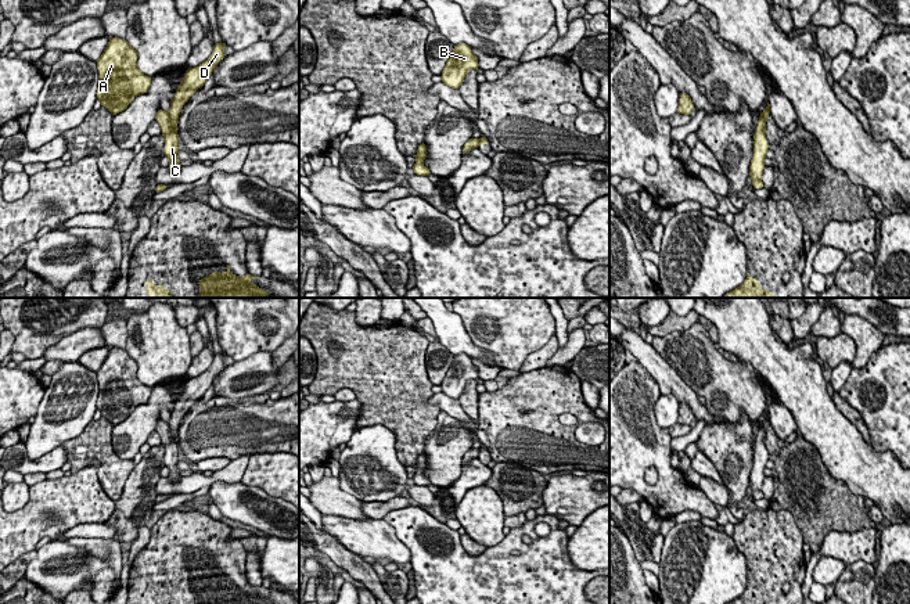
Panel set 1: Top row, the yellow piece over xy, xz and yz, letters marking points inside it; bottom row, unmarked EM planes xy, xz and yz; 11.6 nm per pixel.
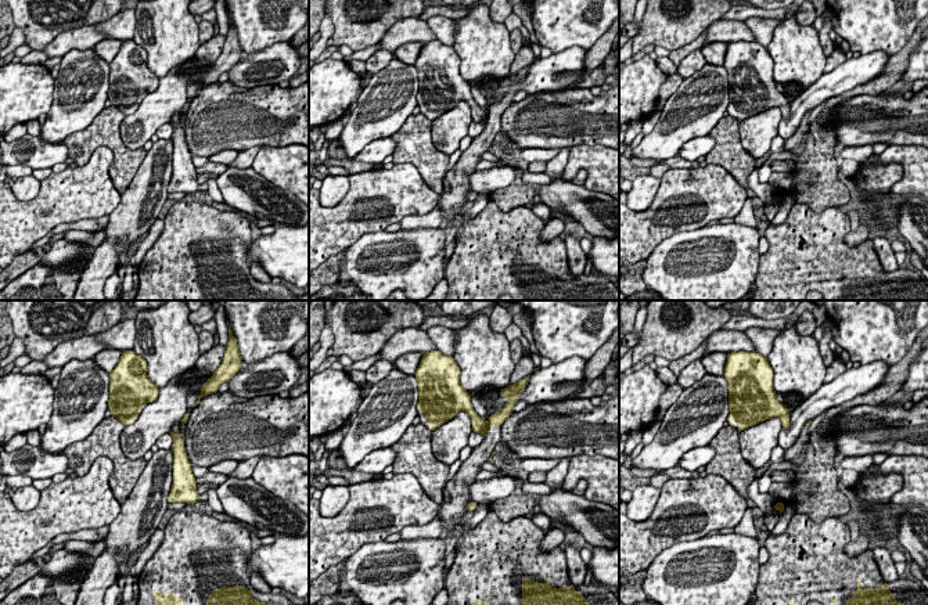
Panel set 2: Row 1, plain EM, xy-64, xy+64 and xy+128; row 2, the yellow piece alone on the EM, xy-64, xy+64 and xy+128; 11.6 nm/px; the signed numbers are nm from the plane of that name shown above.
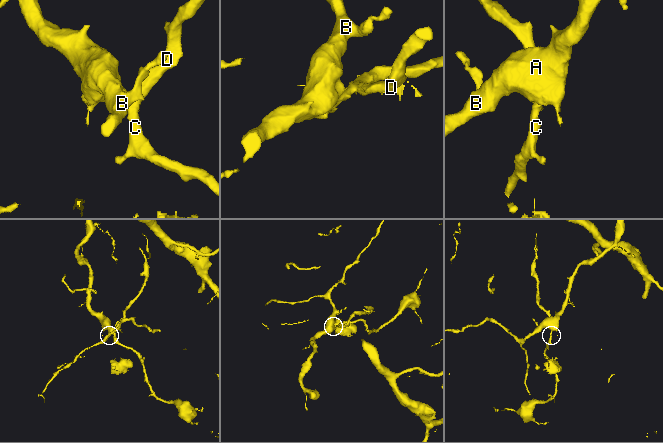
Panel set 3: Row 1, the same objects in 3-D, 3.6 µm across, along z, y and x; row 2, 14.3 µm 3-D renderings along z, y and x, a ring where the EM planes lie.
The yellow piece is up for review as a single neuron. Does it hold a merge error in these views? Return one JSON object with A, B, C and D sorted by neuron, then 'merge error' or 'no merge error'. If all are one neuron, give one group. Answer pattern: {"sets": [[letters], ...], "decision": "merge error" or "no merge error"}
{"sets": [["A", "B", "C"], ["D"]], "decision": "merge error"}

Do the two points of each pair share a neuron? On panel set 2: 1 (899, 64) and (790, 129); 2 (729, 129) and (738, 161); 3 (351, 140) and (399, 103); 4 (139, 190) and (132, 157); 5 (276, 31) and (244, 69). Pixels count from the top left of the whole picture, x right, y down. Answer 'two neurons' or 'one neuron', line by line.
1: two neurons
2: one neuron
3: one neuron
4: two neurons
5: two neurons

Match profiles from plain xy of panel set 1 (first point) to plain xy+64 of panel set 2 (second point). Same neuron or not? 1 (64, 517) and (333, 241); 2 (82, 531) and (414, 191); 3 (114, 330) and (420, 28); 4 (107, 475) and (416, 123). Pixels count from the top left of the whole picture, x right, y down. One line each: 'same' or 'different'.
1: same
2: different
3: different
4: same

